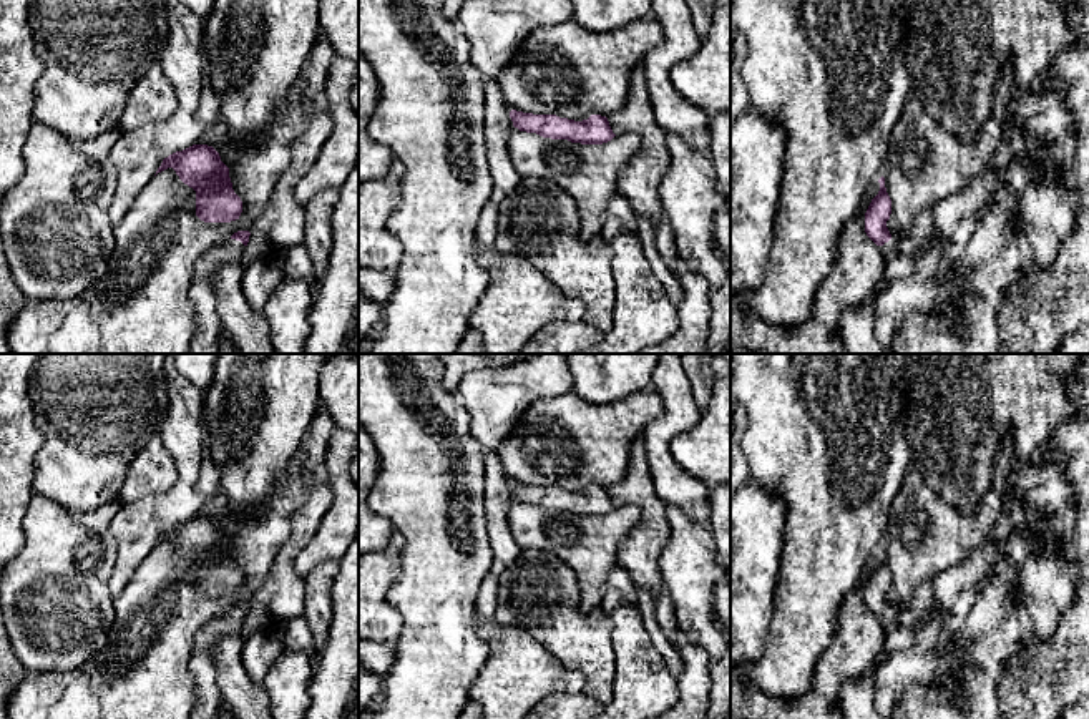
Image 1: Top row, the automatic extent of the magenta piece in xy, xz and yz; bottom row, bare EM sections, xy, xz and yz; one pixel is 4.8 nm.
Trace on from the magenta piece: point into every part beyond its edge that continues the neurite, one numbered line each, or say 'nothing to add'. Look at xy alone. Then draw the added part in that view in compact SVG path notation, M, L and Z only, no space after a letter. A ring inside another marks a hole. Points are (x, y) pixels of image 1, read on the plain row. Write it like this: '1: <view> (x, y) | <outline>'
1: xy (223, 636) | M236 611L208 621L194 636L194 649L212 654L216 682L236 719L272 719L264 686L251 681L241 659L244 623Z

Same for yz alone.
1: yz (910, 656) | M895 609L880 621L886 639L878 656L875 709L881 719L891 719L911 686L943 686L955 681L964 653L958 648L958 638L945 648L938 646L946 623L943 611L921 629L900 624Z

